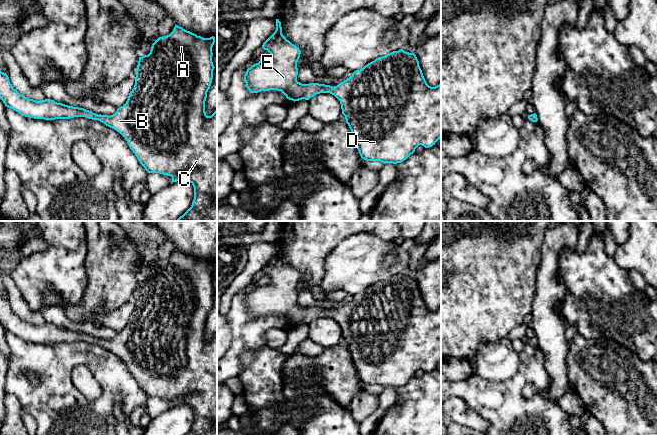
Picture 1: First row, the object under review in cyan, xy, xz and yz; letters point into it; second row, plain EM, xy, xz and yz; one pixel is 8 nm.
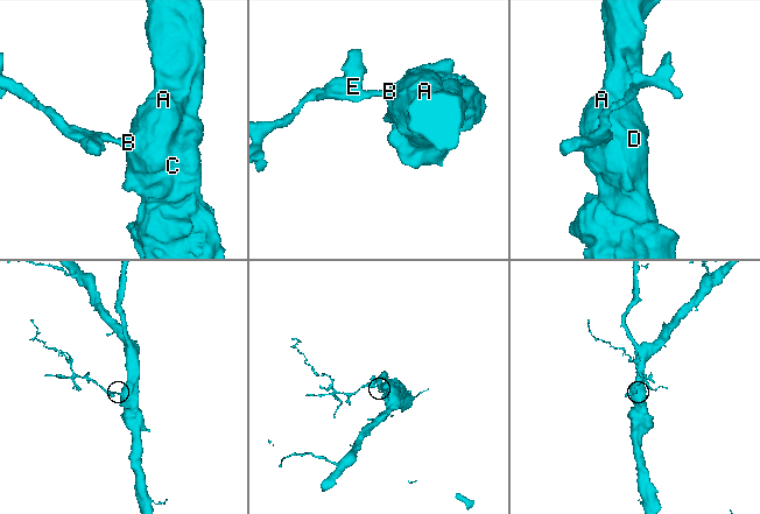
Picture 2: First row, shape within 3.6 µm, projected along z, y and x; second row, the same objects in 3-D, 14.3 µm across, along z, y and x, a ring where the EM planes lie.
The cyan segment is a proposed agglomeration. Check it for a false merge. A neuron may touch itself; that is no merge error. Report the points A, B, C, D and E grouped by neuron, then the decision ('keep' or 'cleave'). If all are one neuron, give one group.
A B C D E; keep

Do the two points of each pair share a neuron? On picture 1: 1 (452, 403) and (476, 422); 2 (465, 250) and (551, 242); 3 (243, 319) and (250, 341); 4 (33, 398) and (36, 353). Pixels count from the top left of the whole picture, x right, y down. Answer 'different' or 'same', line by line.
1: same
2: different
3: same
4: same

